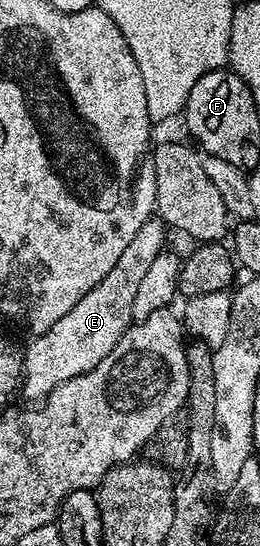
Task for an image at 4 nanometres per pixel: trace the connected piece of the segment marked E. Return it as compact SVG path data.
M151 217L145 224L141 224L141 232L133 236L125 252L117 259L117 264L49 332L41 336L31 338L28 346L25 346L23 355L23 376L21 379L21 394L27 398L42 400L53 392L55 386L65 384L101 364L109 352L121 340L121 336L127 331L127 327L133 322L133 300L137 300L137 288L141 284L141 279L145 276L145 271L153 265L153 260L164 253L169 230L158 217Z

